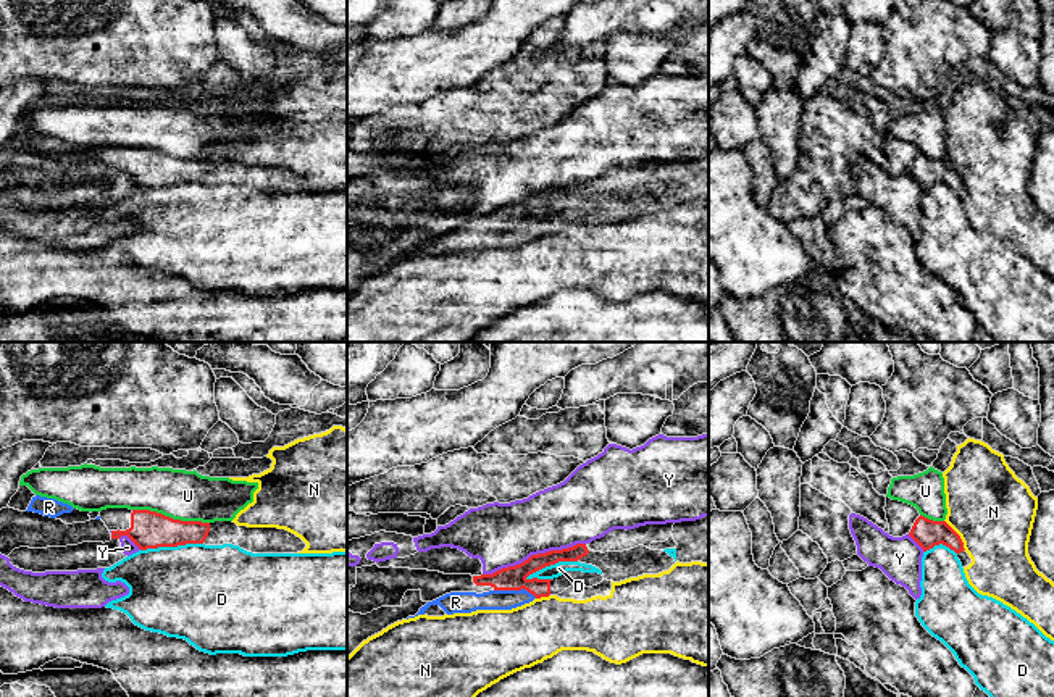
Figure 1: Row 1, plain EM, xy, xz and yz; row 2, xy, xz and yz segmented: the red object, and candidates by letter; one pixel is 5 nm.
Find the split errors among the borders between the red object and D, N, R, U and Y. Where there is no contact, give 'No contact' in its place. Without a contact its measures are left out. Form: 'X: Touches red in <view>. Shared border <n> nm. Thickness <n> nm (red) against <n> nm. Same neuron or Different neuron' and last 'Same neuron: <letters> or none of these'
D: Touches red in xz. Shared border 280 nm. Thickness 130 nm (red) against 70 nm. Different neuron
N: Touches red in yz. Shared border 190 nm. Thickness 140 nm (red) against 420 nm. Different neuron
R: Touches red in xz. Shared border 220 nm. Thickness 130 nm (red) against 110 nm. Same neuron
U: Touches red in xy. Shared border 400 nm. Thickness 190 nm (red) against 260 nm. Different neuron
Y: Touches red in xz. Shared border 550 nm. Thickness 130 nm (red) against 320 nm. Different neuron
Same neuron: R

